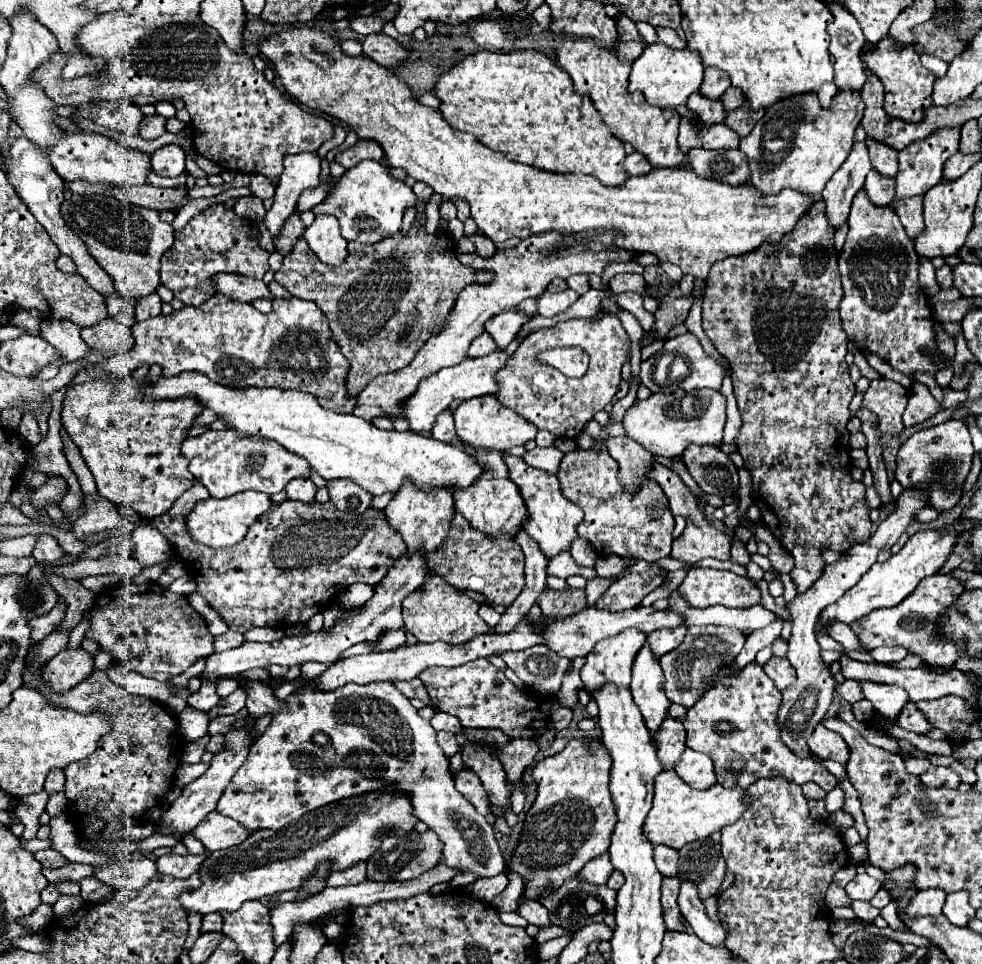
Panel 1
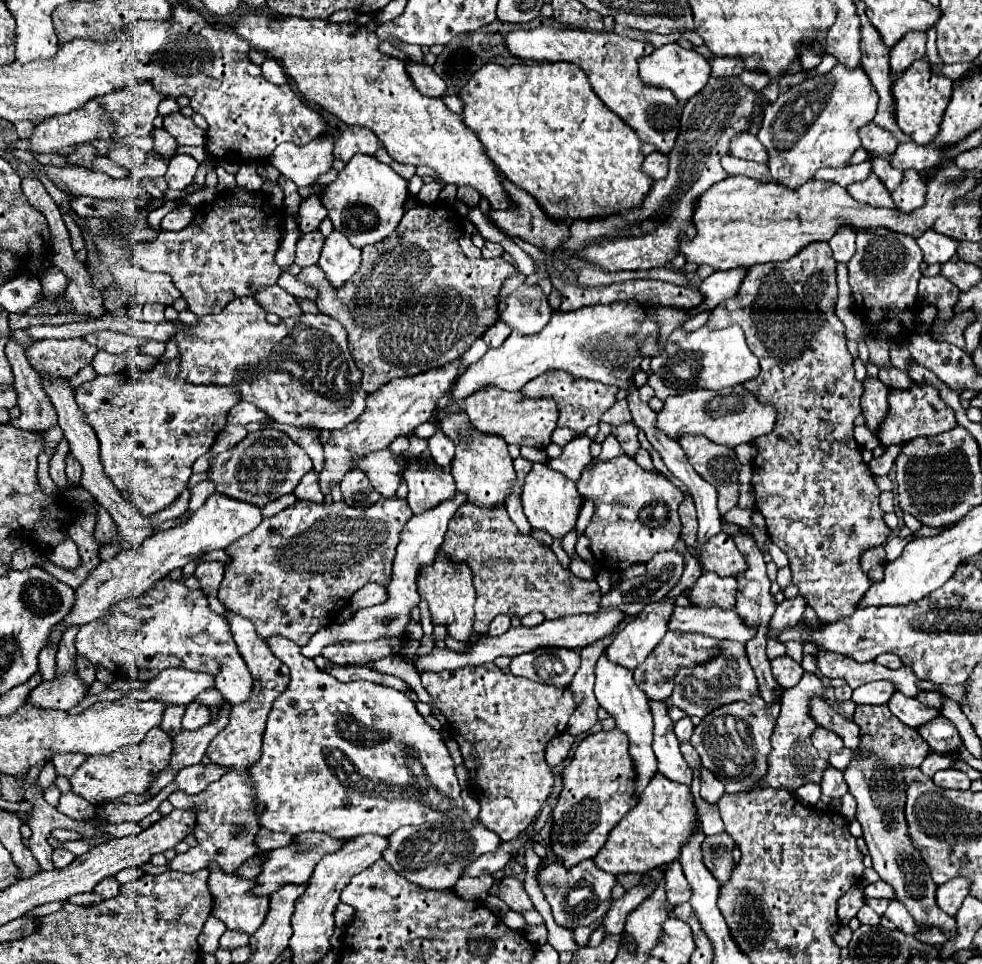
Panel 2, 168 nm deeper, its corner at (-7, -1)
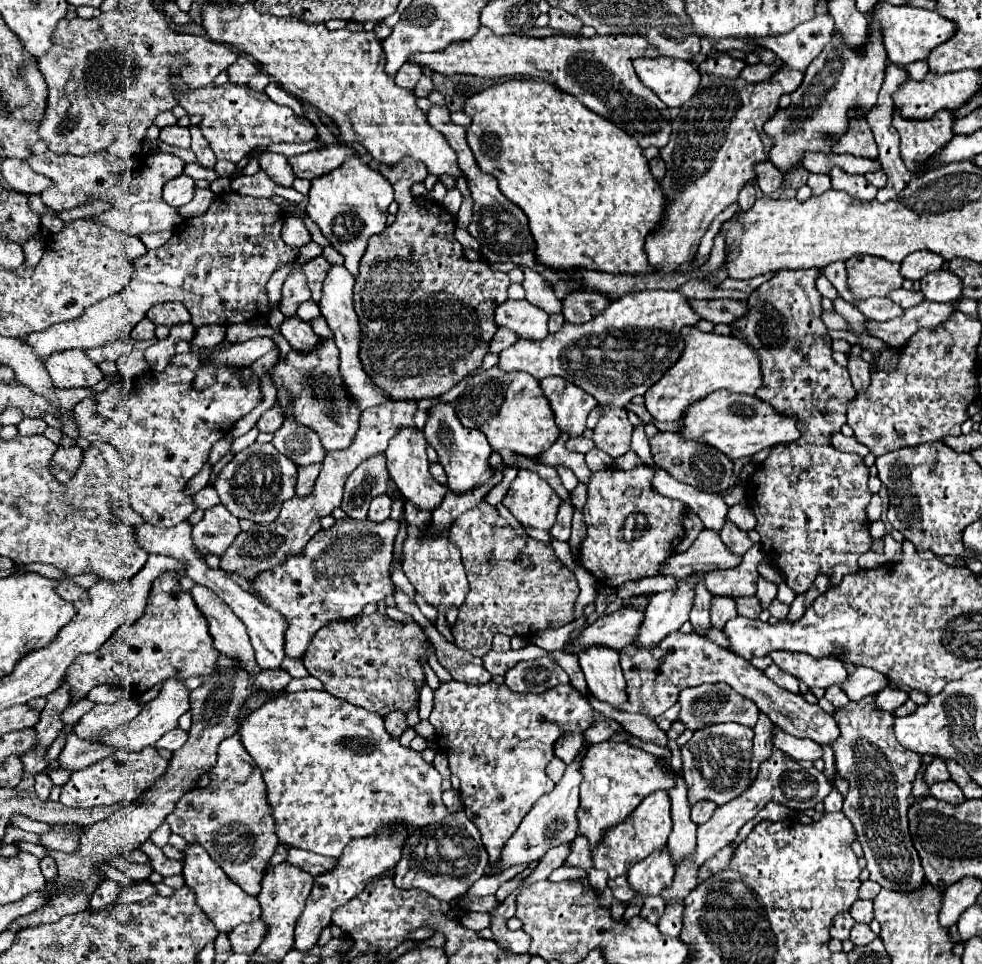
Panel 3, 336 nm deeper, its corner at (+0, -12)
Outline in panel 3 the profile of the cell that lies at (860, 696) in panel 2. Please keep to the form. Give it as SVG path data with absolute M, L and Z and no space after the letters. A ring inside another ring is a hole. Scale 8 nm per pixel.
M886 687L884 691L880 691L880 693L876 695L878 707L880 707L882 711L890 711L890 713L892 713L894 709L898 709L902 703L906 703L906 699L908 699L906 691L894 689L894 687Z

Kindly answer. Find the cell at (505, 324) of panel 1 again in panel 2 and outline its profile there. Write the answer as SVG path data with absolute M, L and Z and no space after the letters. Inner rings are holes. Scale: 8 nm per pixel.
M521 284L499 302L499 320L521 334L537 334L551 318L551 306L541 288Z

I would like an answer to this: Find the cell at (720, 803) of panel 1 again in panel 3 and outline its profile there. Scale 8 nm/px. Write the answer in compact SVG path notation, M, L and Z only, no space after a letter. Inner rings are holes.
M656 791L650 793L626 819L624 823L610 827L604 835L602 841L594 847L594 867L604 869L610 879L618 875L626 875L626 871L646 859L652 851L658 851L666 847L670 835L670 797L666 791Z

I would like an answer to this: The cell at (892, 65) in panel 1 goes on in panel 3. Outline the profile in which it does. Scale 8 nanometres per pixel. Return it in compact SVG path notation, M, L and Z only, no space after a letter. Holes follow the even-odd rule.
M940 111L926 121L902 119L902 115L894 113L892 125L900 133L902 159L912 173L922 169L950 143L950 139L954 137L952 121L954 119L950 111Z

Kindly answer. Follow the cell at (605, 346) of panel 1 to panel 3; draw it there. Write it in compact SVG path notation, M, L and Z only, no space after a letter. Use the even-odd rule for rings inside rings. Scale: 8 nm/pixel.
M546 377L540 381L540 387L552 405L560 431L580 437L586 429L588 413L596 407L594 397L562 377Z

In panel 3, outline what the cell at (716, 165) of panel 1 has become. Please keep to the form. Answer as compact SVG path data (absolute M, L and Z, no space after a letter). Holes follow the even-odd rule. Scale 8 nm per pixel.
M746 183L746 187L740 191L740 197L738 197L740 209L742 209L742 211L748 211L754 201L756 201L756 189L754 189L752 183Z

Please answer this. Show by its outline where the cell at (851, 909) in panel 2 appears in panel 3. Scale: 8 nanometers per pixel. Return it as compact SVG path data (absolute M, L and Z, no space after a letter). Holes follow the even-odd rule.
M848 913L836 915L832 927L830 927L830 937L838 941L846 941L850 937L850 929L854 927L854 919Z

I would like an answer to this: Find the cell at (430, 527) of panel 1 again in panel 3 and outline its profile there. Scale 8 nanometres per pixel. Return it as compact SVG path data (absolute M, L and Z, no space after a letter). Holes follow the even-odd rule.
M402 427L392 439L390 445L386 449L386 459L388 459L388 471L390 477L394 479L396 487L400 489L400 493L404 495L404 499L412 501L418 509L436 509L444 495L446 495L446 487L440 485L432 475L430 475L430 463L426 457L426 439L422 431L410 429L410 427Z

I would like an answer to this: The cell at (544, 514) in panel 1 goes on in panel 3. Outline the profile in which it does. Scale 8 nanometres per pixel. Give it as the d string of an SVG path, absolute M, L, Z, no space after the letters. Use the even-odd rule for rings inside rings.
M520 469L502 503L524 527L550 531L556 523L560 497L538 473Z

